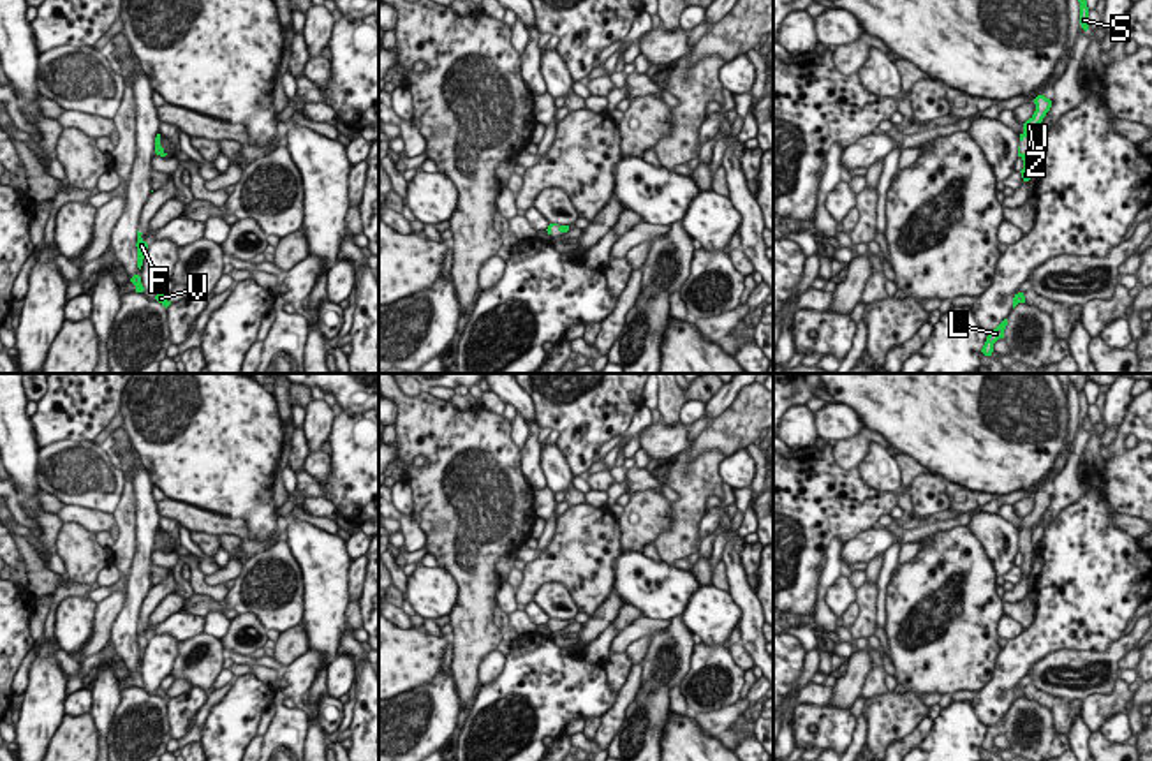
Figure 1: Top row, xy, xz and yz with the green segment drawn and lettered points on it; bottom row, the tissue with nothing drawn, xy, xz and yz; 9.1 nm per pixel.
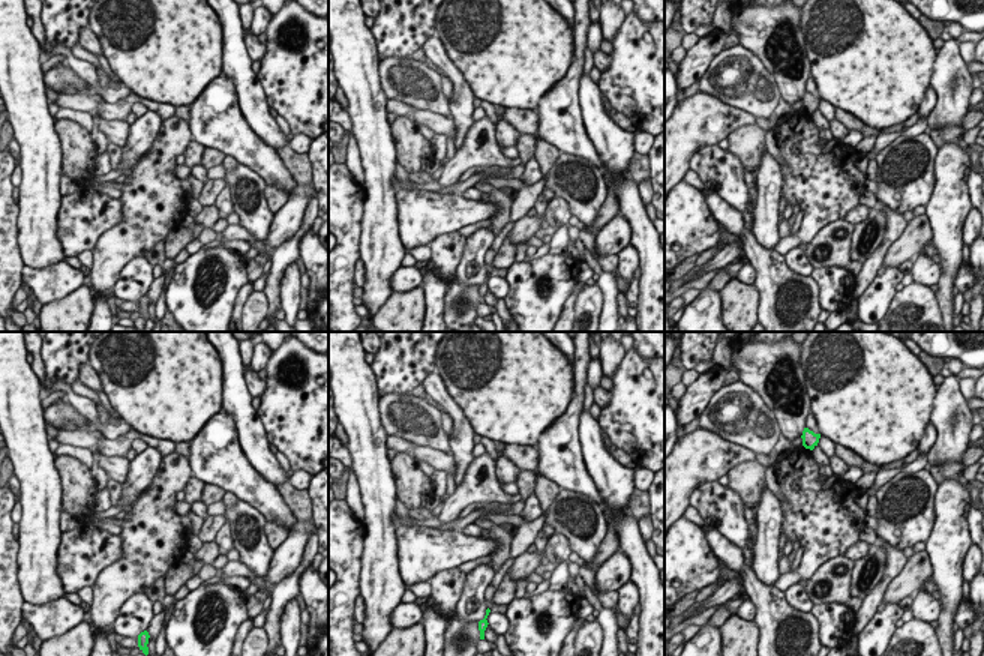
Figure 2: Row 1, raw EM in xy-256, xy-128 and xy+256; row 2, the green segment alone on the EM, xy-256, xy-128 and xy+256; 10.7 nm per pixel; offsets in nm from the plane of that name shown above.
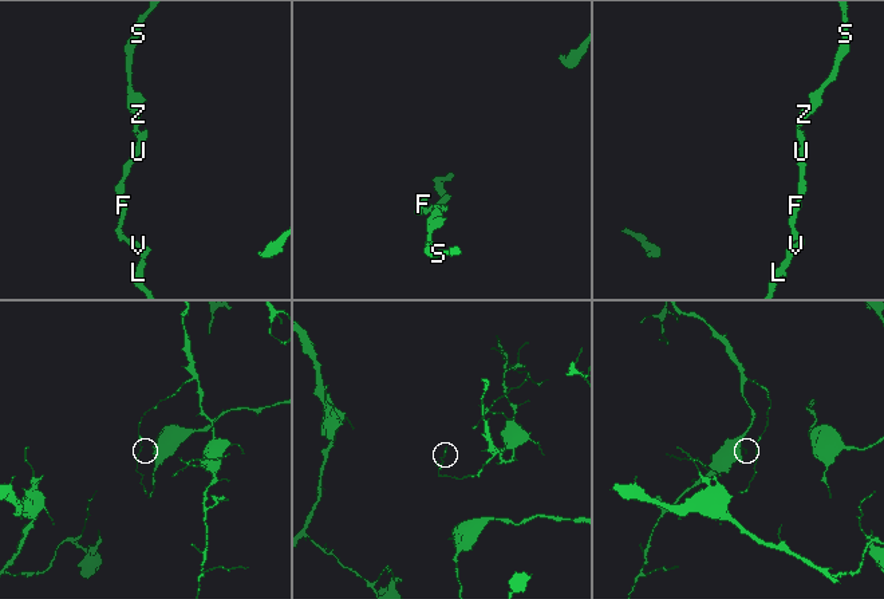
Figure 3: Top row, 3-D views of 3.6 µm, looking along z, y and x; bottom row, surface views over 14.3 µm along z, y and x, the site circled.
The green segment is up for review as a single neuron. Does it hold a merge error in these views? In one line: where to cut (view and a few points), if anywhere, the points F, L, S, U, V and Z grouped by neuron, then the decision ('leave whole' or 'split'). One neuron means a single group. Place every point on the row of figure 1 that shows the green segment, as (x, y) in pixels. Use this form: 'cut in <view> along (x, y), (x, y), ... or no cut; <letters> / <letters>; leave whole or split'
no cut; F L S U V Z; leave whole

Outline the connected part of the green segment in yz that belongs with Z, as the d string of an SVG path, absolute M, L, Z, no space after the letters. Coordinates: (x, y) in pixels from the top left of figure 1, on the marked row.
M1038 95L1034 99L1036 104L1036 111L1034 115L1023 123L1023 132L1020 134L1020 141L1023 141L1025 137L1032 137L1034 130L1038 129L1038 125L1043 122L1043 118L1046 116L1046 113L1052 107L1052 100L1046 99L1045 95Z

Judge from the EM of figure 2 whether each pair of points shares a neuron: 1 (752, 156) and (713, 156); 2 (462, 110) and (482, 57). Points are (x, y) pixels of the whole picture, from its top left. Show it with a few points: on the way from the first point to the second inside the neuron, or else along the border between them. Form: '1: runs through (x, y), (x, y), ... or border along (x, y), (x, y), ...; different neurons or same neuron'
1: border along (728, 149), (743, 164); different neurons
2: border along (449, 57), (474, 95); different neurons

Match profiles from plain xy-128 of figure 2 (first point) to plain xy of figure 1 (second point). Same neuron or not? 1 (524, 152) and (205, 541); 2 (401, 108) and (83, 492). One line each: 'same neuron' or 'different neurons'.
1: same neuron
2: different neurons

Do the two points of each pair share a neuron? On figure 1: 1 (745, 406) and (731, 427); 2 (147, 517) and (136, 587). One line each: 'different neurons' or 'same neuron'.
1: same neuron
2: same neuron

